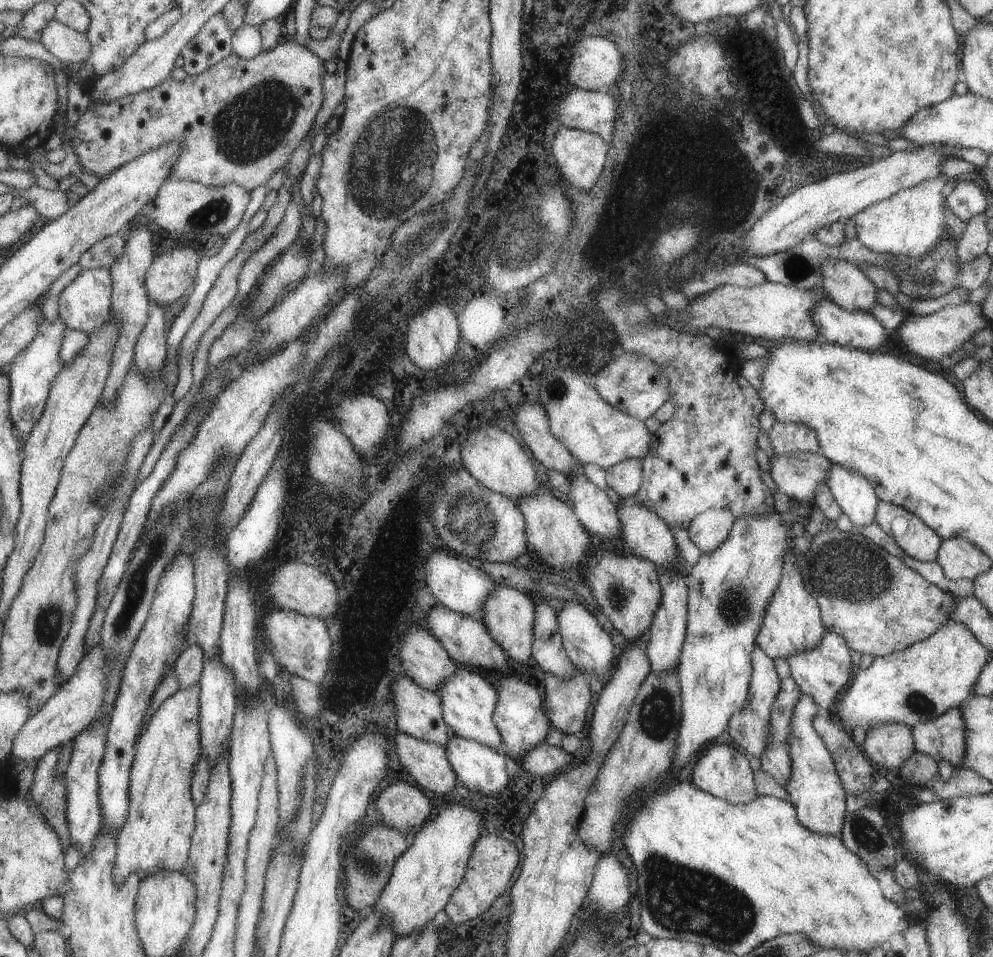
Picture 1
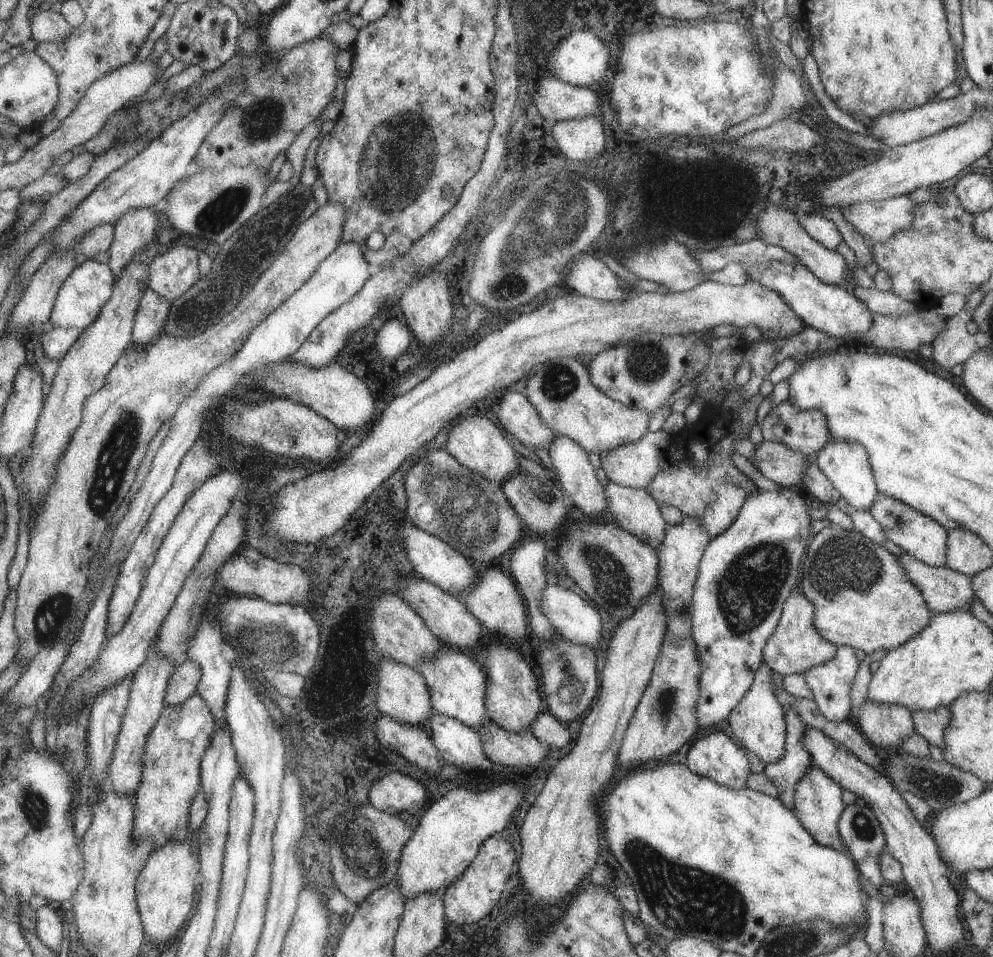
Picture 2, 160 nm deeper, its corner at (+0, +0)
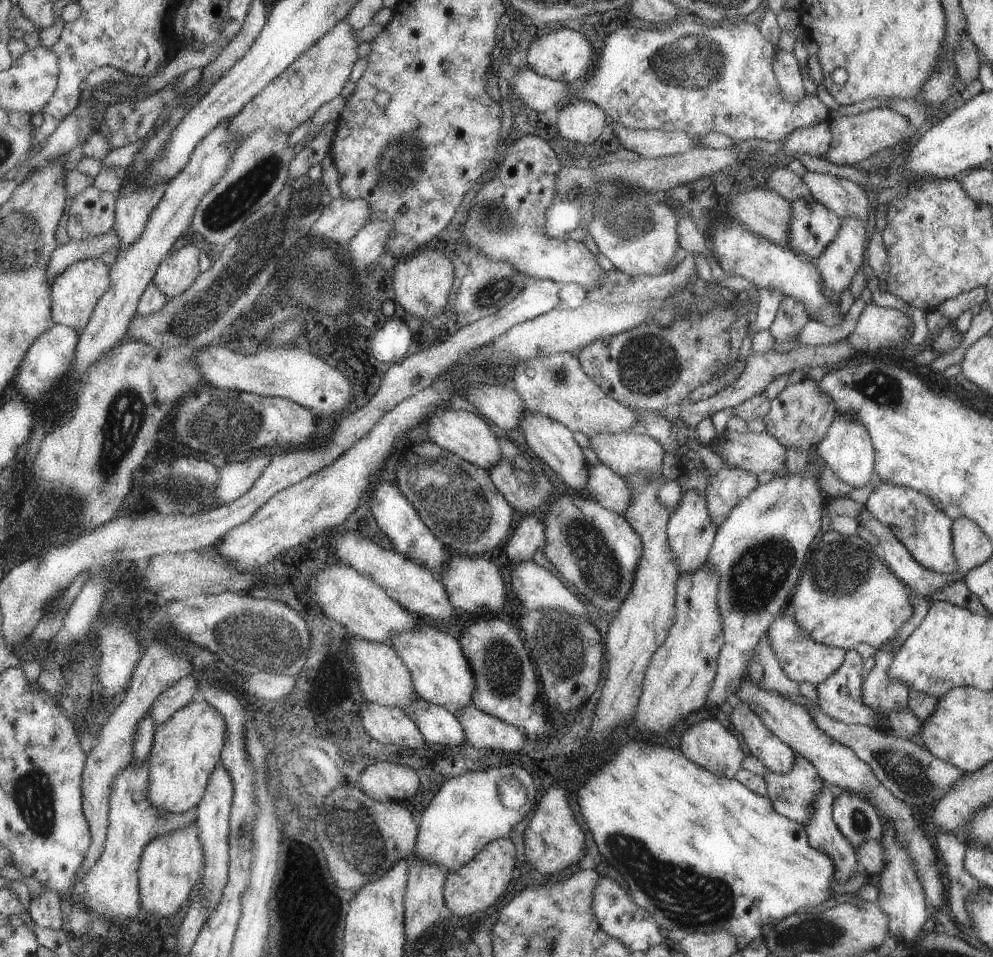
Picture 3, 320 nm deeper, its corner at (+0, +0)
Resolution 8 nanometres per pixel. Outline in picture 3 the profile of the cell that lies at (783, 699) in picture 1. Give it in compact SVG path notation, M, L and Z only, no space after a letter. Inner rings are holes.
M798 757L787 774L768 771L763 777L774 811L805 826L814 811L814 798L825 786L814 765Z

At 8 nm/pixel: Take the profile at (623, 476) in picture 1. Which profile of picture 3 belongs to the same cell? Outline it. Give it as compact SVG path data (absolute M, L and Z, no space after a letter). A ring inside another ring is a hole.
M629 430L618 433L599 433L588 438L589 448L595 452L598 462L607 465L614 473L622 478L634 475L639 471L648 472L648 475L659 475L661 458L665 449L658 440L647 434L636 434Z

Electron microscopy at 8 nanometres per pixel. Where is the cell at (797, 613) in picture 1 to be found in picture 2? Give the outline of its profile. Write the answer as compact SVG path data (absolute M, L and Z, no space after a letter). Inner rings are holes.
M792 589L790 598L782 604L778 626L762 648L762 660L771 671L782 677L787 674L803 674L815 665L834 658L836 646L827 642L814 628L814 610L814 604L811 604L799 589Z

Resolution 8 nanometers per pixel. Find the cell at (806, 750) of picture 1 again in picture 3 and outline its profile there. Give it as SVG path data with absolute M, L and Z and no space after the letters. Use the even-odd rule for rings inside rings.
M825 784L814 798L814 811L805 823L806 835L815 850L825 853L833 861L834 880L843 884L857 873L857 859L852 844L839 832L832 816L834 798Z

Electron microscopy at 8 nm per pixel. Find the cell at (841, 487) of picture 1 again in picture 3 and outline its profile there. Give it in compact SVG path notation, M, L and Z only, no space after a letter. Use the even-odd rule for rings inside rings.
M836 415L825 436L816 444L824 466L830 468L845 484L852 488L868 486L874 466L874 448L868 432L853 417Z

